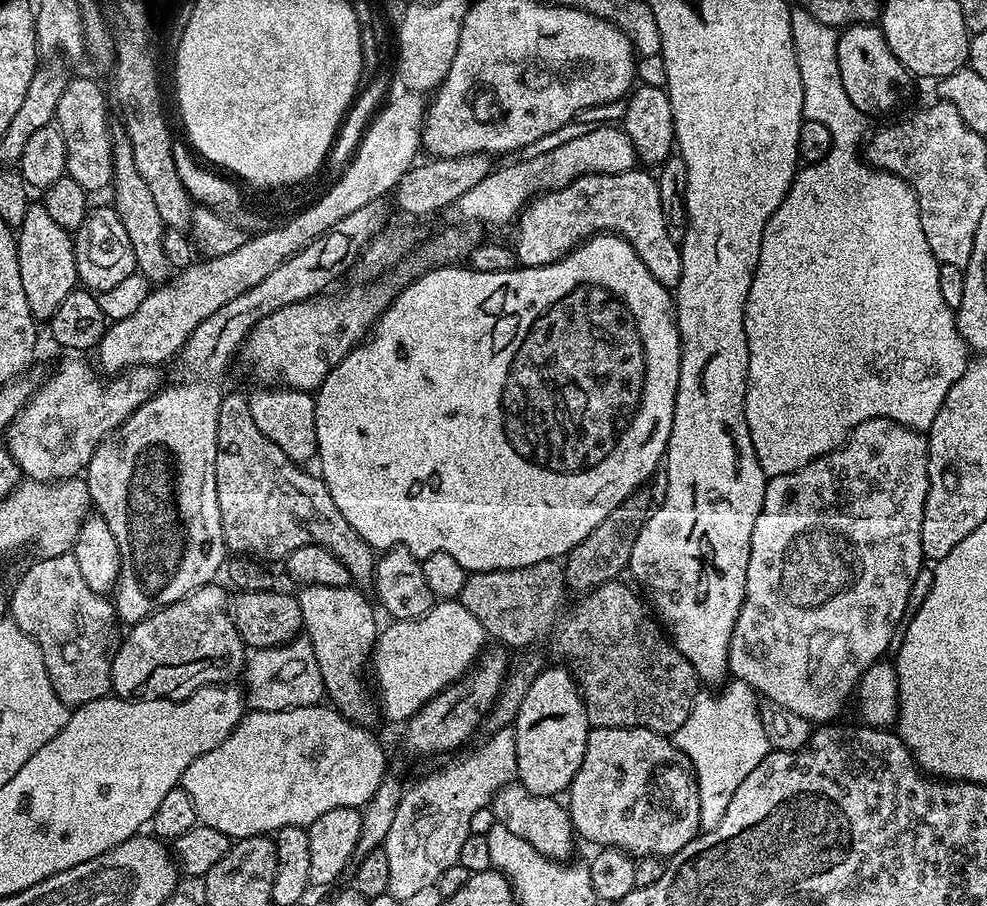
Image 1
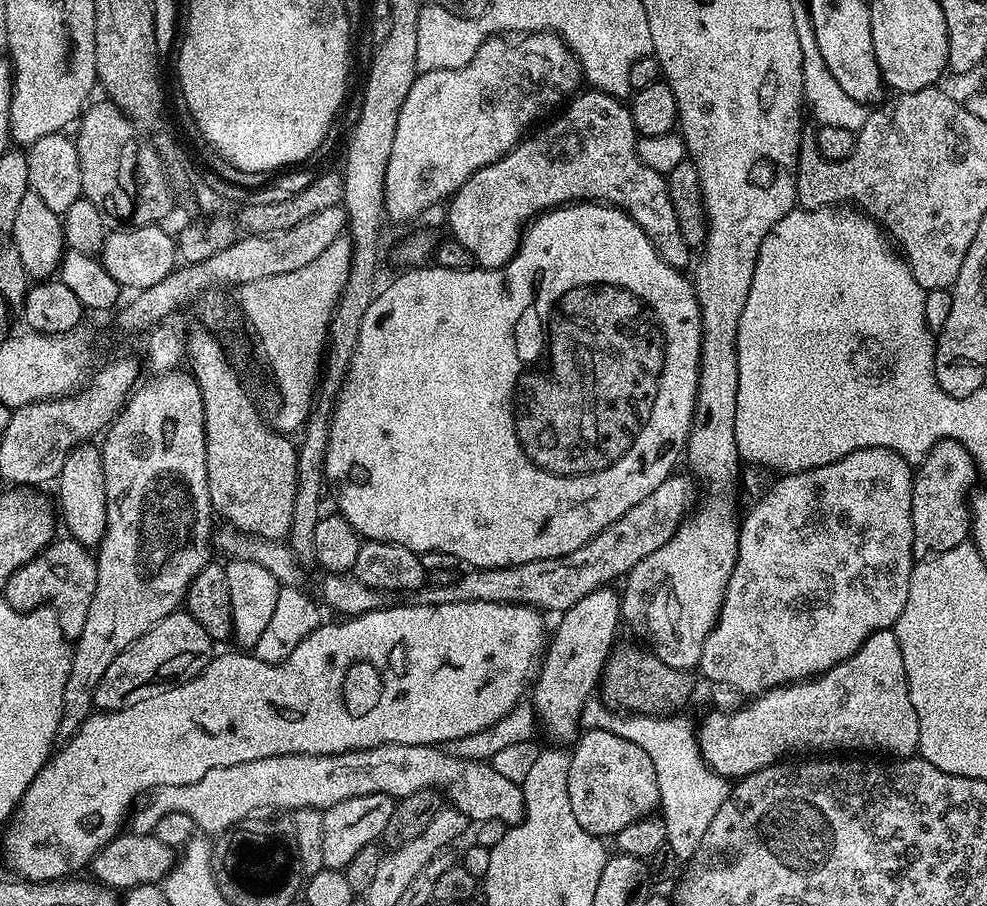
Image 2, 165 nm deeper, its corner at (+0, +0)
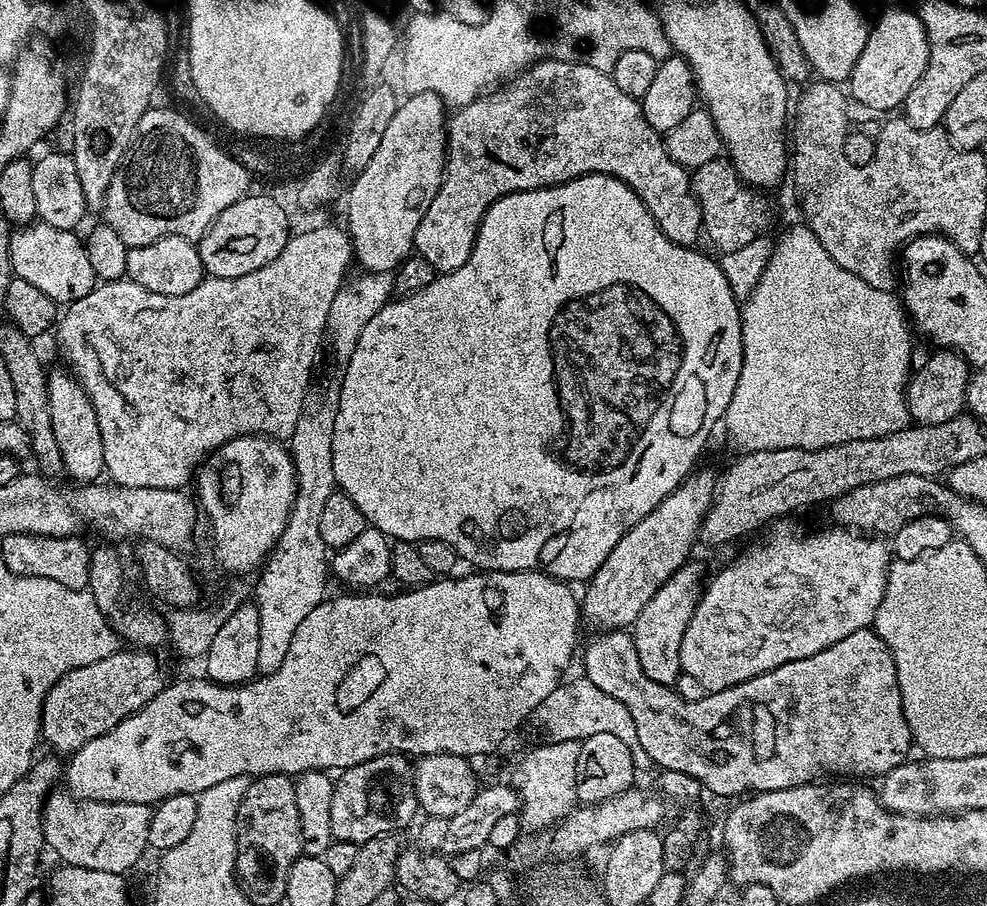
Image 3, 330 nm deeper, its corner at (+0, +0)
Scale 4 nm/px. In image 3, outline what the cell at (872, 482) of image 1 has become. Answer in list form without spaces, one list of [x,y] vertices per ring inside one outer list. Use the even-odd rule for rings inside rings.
[[[831,526],[821,532],[812,532],[809,536],[803,536],[792,528],[773,527],[768,537],[761,544],[748,548],[733,564],[722,569],[712,581],[707,581],[706,587],[700,593],[700,601],[696,603],[694,614],[690,618],[690,626],[686,626],[686,634],[682,634],[682,654],[678,658],[680,672],[690,674],[702,685],[705,693],[726,690],[730,686],[738,686],[750,678],[758,678],[758,674],[766,674],[770,670],[778,670],[778,666],[786,666],[786,662],[798,662],[802,658],[810,658],[830,646],[834,642],[842,642],[842,638],[850,638],[863,628],[872,628],[876,622],[878,606],[882,604],[882,598],[886,594],[888,585],[888,565],[890,563],[890,548],[883,539],[873,538],[868,534],[861,534],[855,530],[849,530],[843,526]]]

